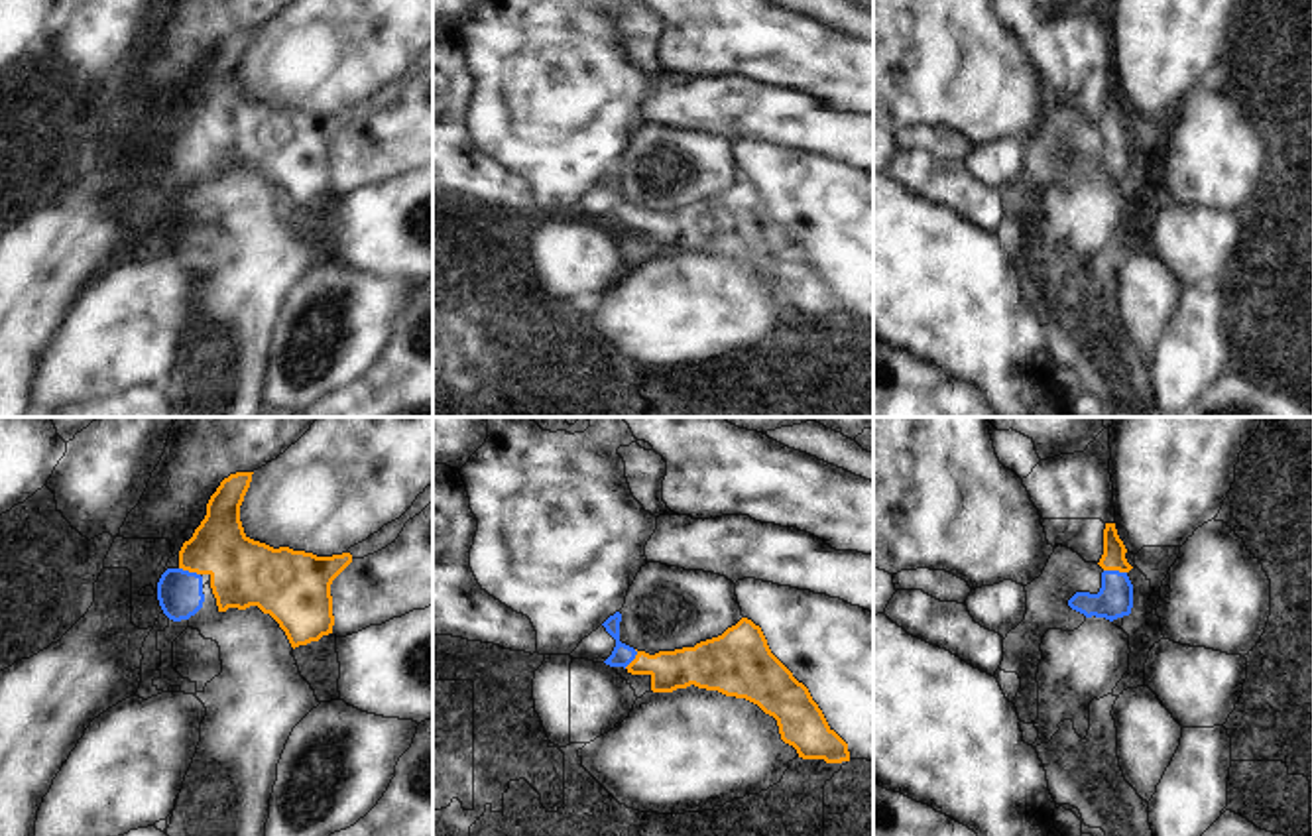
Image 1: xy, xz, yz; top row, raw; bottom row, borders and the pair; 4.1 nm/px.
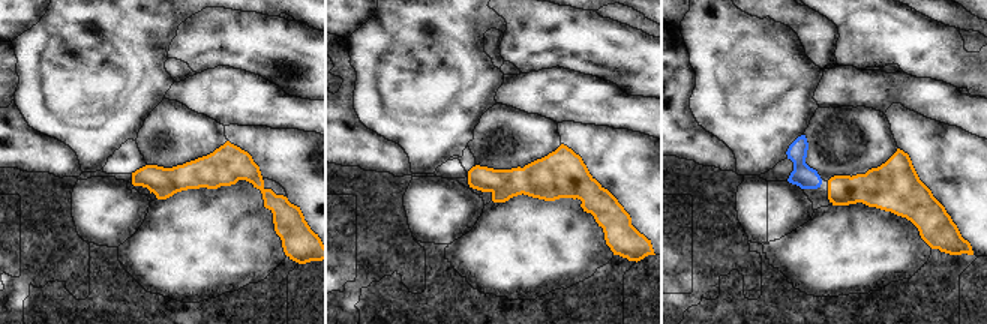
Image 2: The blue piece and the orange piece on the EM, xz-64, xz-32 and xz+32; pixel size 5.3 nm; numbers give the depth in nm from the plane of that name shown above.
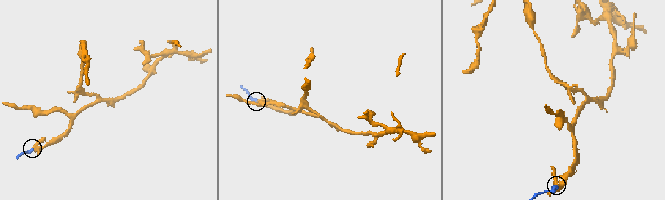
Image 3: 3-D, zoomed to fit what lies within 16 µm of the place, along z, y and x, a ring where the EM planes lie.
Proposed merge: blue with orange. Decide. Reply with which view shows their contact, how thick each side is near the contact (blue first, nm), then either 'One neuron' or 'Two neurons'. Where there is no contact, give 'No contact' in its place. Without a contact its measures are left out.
Touches blue in yz. Thickness 150 nm (blue) against 100 nm. One neuron.

